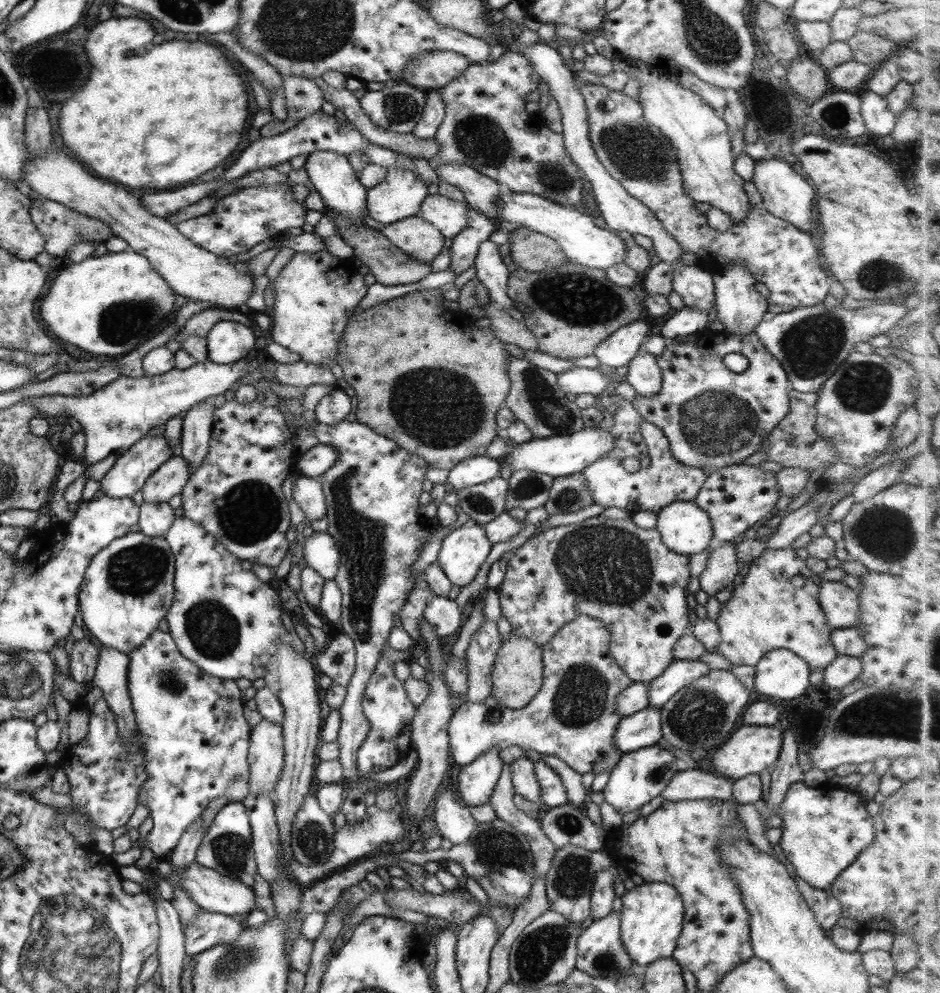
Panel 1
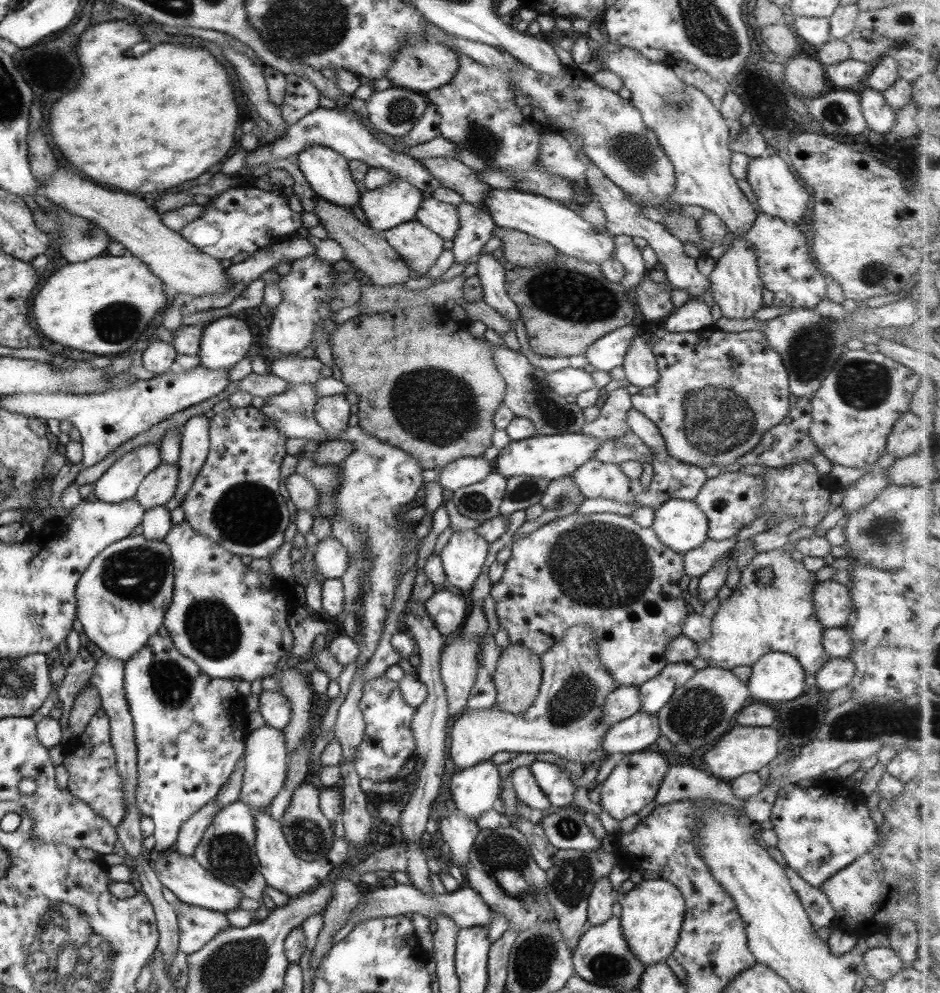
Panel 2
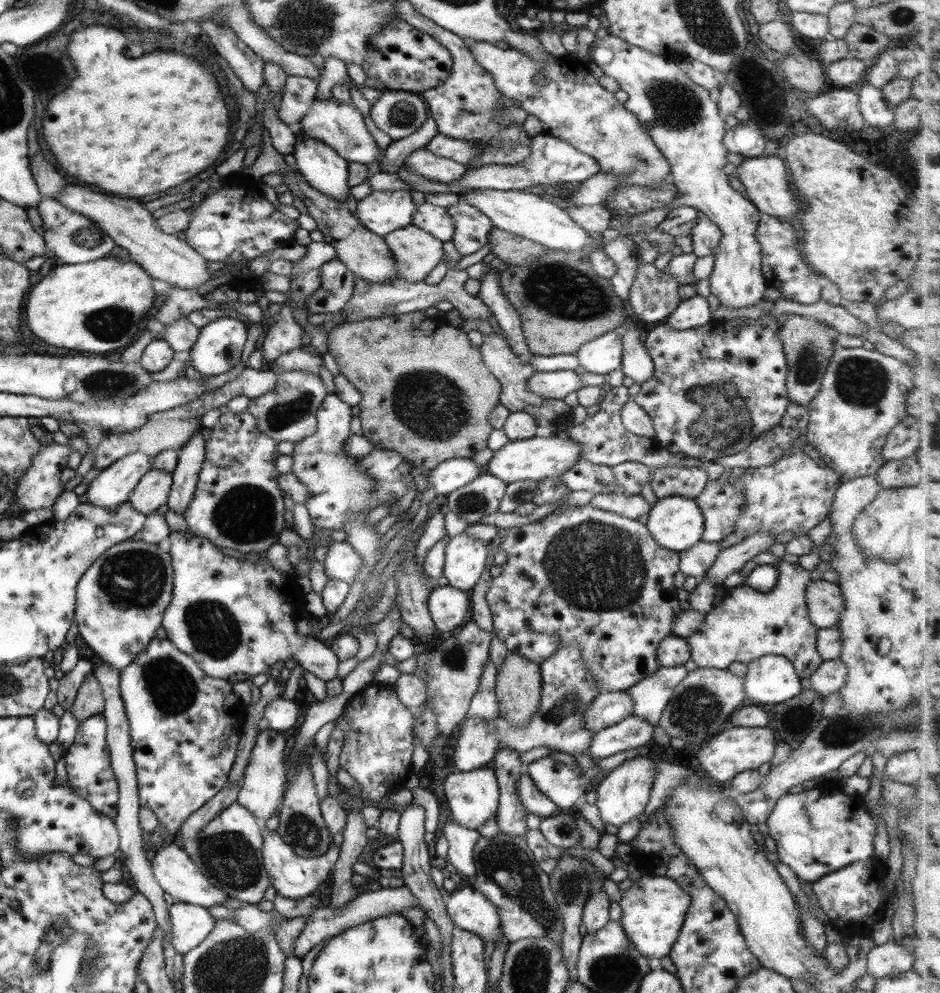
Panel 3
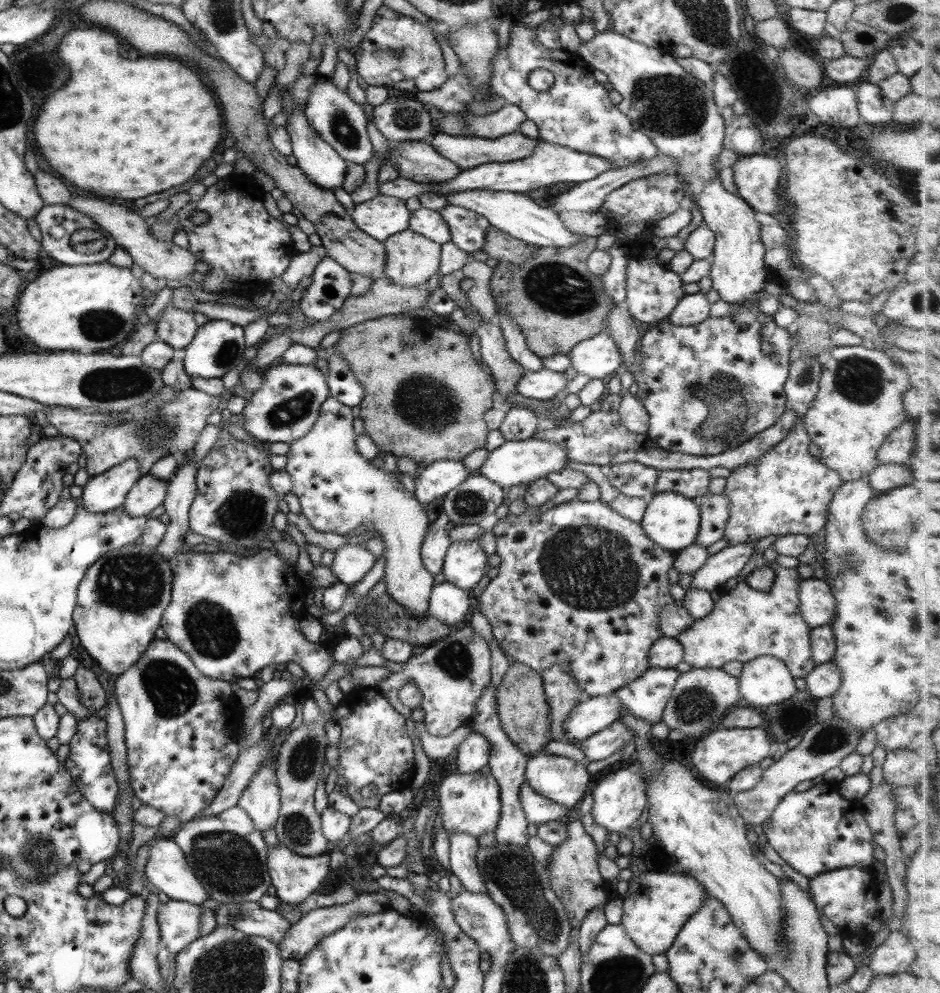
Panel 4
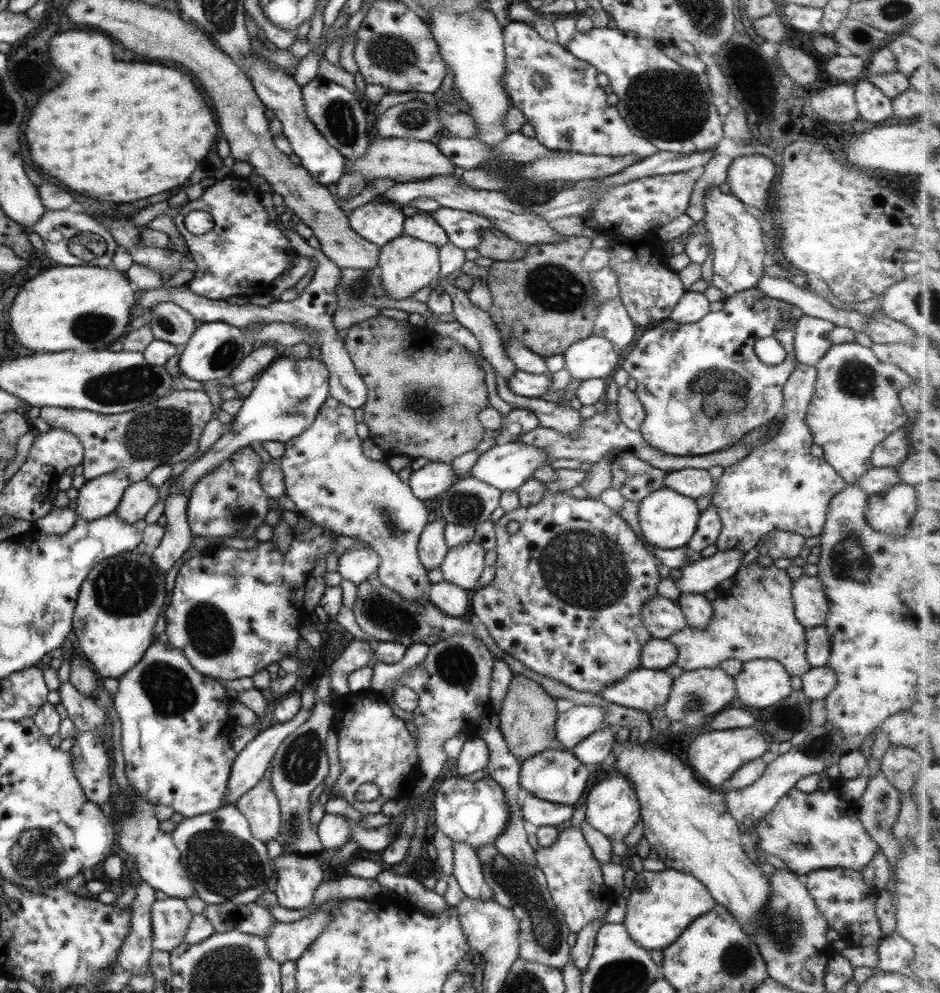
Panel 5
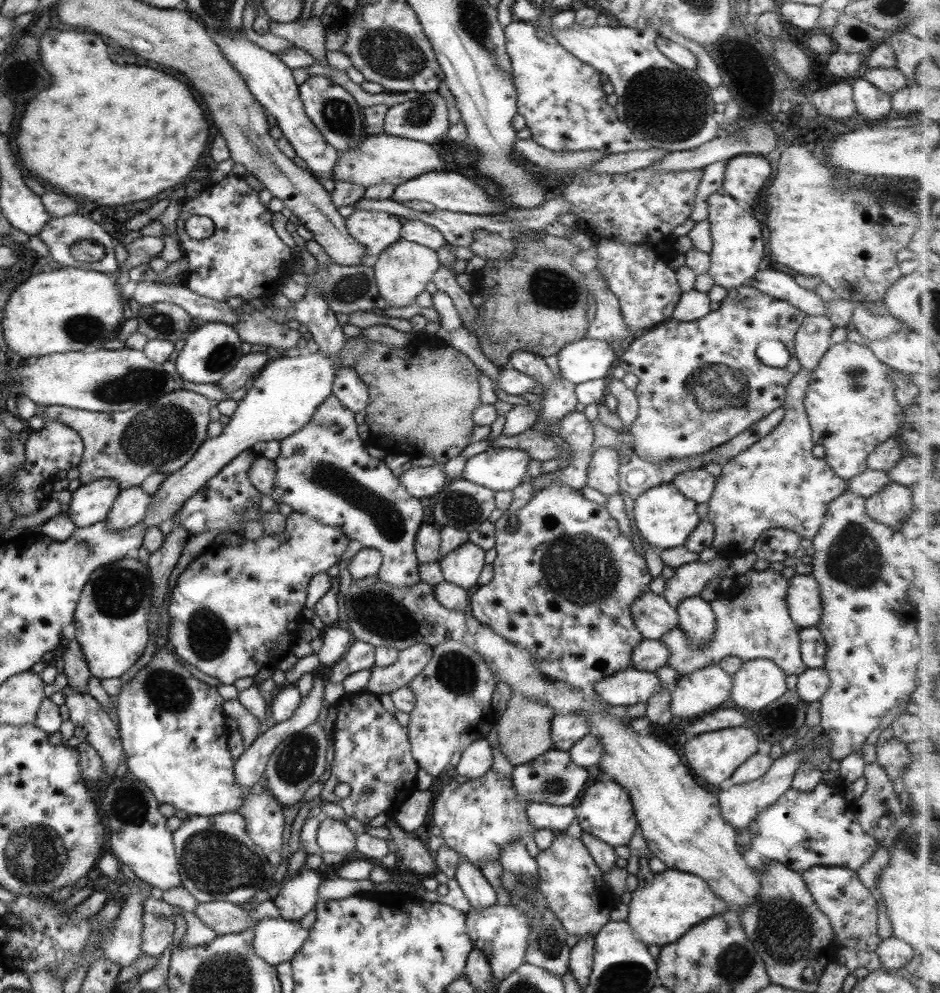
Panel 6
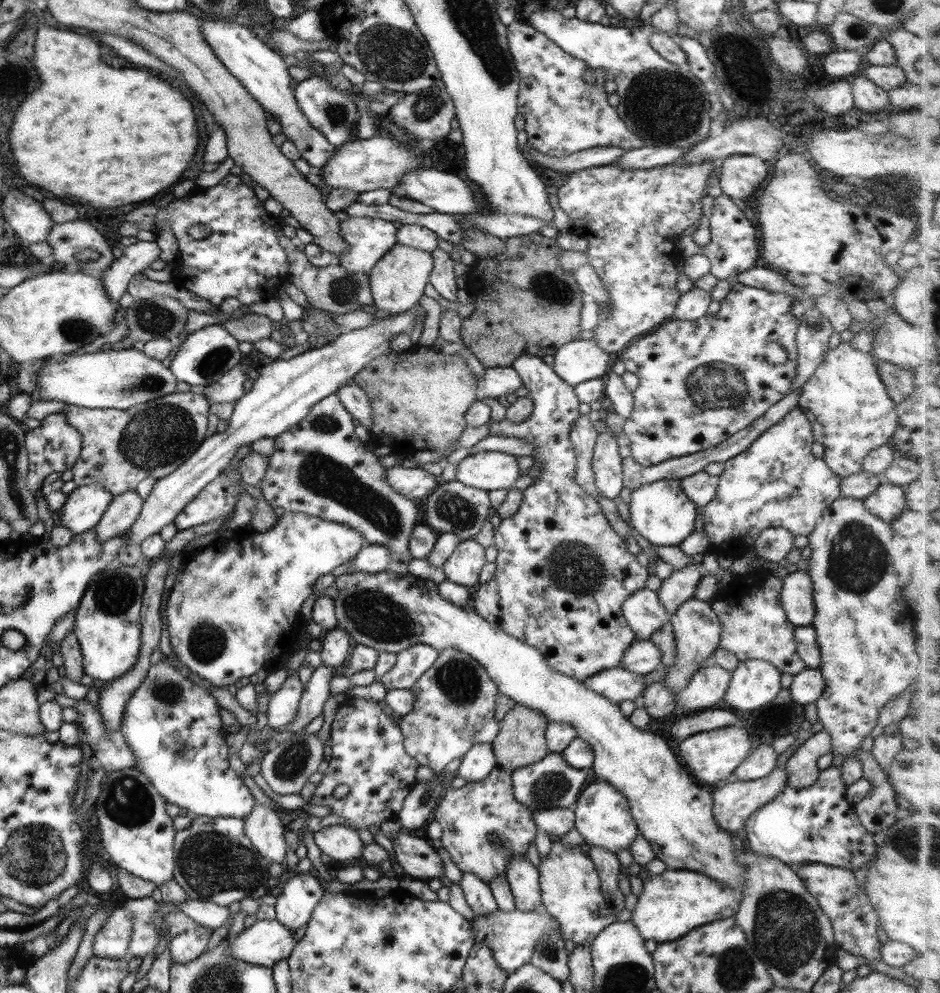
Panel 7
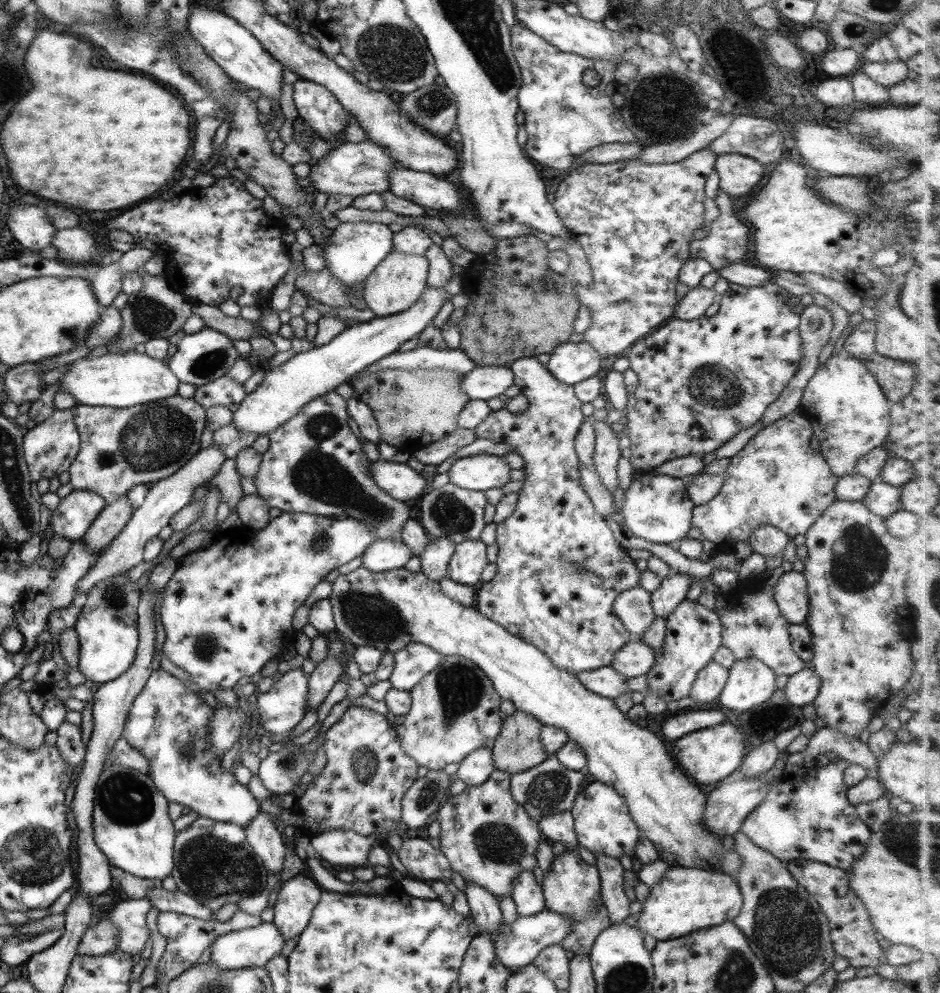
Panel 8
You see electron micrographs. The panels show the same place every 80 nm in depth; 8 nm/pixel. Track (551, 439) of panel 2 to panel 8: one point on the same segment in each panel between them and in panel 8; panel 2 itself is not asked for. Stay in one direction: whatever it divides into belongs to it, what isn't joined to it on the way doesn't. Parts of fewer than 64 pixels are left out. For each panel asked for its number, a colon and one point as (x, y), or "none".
3: (536, 458)
4: (514, 463)
5: (506, 466)
6: (499, 469)
7: (485, 471)
8: (479, 473)

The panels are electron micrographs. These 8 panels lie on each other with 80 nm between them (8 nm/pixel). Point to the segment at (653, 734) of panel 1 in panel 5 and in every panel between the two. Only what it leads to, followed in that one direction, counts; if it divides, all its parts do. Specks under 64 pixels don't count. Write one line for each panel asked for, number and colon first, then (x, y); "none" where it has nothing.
2: (634, 733)
3: (627, 734)
4: (614, 736)
5: (595, 748)

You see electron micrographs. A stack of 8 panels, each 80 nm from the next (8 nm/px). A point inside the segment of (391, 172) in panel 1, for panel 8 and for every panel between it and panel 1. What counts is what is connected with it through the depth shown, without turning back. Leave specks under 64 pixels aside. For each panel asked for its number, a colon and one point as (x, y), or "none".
2: (396, 203)
3: (381, 212)
4: (382, 216)
5: (378, 223)
6: (374, 231)
7: (368, 239)
8: (352, 252)

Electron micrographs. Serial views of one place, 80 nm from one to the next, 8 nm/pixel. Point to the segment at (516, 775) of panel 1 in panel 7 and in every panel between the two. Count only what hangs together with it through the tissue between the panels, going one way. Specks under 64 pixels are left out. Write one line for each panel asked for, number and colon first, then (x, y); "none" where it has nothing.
2: (527, 791)
3: (534, 802)
4: (537, 809)
5: (538, 812)
6: (541, 816)
7: (556, 822)

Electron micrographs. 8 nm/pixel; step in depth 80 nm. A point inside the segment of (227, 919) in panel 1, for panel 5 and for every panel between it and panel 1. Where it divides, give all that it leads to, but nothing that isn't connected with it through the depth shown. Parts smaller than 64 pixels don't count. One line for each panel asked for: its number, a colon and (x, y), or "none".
2: (196, 926)
3: (189, 924)
4: (177, 922)
5: (169, 917)

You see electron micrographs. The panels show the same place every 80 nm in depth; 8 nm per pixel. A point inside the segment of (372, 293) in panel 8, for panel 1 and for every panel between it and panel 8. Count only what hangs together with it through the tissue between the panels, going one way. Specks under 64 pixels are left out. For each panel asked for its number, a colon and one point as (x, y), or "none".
1: (420, 241)
2: (418, 247)
3: (415, 253)
4: (410, 260)
5: (404, 265)
6: (401, 271)
7: (396, 282)

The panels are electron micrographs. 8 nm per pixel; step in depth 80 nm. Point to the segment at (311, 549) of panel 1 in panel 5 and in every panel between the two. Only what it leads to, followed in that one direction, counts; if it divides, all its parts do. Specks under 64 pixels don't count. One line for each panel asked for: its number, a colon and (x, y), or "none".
2: (331, 558)
3: (342, 563)
4: (350, 563)
5: (356, 565)

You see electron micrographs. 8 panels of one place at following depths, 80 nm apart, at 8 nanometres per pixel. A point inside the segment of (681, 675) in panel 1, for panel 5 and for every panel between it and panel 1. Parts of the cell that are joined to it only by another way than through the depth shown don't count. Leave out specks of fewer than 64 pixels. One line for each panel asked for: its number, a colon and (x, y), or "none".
2: (653, 693)
3: (649, 695)
4: (645, 697)
5: (642, 688)

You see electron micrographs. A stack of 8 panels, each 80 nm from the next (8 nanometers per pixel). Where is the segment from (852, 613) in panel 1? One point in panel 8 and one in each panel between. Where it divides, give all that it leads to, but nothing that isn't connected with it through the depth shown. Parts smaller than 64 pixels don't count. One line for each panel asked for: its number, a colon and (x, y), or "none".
2: (831, 601)
3: (823, 601)
4: (816, 604)
5: (810, 606)
6: (802, 593)
7: (795, 598)
8: (789, 593)

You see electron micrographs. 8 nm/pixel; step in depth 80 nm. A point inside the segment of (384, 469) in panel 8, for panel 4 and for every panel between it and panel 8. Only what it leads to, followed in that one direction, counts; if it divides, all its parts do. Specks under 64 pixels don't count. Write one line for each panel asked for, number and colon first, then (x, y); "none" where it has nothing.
4: (436, 479)
5: (426, 483)
6: (418, 482)
7: (413, 483)

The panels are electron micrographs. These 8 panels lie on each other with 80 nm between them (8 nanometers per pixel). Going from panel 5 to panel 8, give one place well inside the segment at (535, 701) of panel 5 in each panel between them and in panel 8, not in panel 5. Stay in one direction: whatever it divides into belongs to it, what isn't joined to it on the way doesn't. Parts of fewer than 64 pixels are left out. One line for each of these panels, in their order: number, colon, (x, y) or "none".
6: (522, 732)
7: (520, 741)
8: (517, 748)

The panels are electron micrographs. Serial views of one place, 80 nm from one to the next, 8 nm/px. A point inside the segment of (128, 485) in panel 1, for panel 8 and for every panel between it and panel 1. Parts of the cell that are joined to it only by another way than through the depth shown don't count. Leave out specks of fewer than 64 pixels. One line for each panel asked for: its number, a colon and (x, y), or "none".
2: (120, 481)
3: (108, 488)
4: (106, 491)
5: (98, 497)
6: (89, 504)
7: (84, 505)
8: (71, 517)

